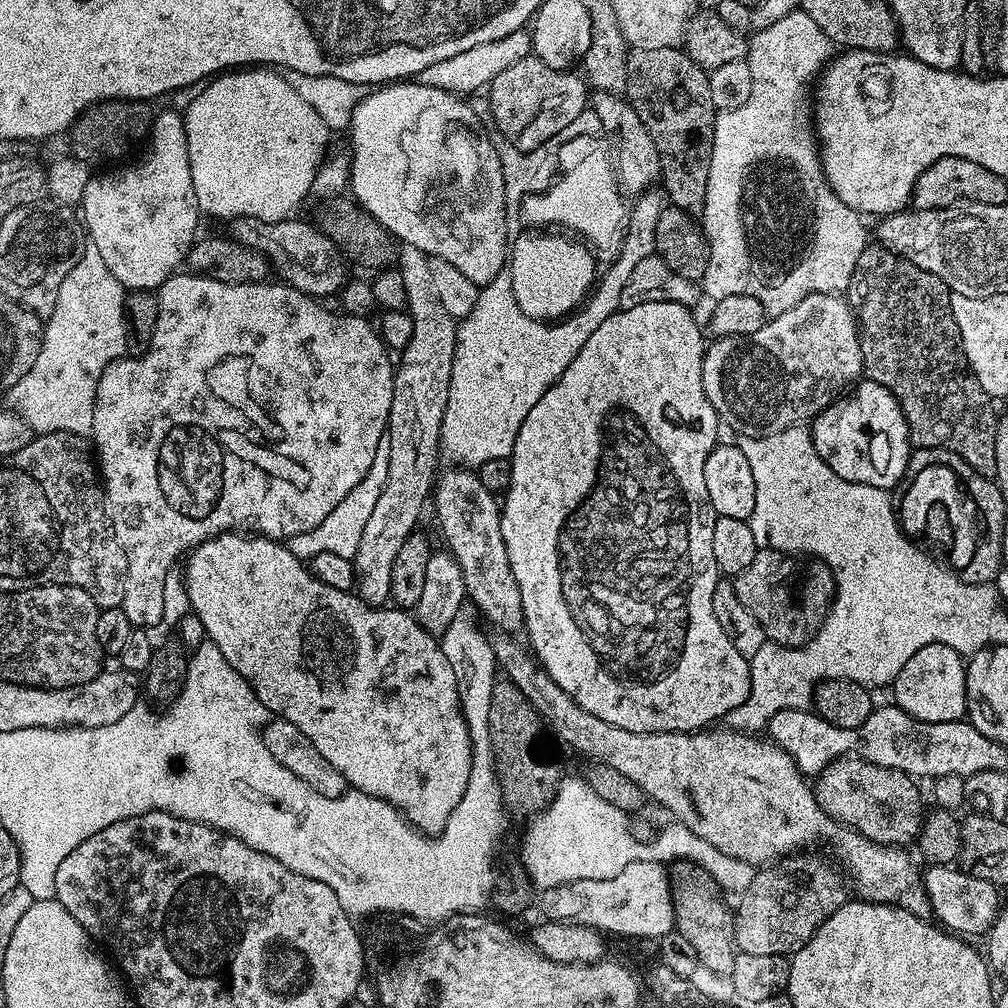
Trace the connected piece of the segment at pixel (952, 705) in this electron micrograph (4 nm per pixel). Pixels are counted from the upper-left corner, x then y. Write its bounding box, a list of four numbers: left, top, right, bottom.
[890,644,968,722]

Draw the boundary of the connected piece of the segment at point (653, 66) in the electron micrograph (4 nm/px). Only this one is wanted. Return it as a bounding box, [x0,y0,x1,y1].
[623,47,718,214]

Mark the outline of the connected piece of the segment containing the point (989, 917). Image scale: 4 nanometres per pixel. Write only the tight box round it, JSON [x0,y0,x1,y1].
[922,864,1002,938]

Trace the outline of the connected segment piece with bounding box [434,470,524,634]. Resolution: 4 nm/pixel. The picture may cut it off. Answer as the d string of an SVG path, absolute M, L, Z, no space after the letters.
M452 470L439 477L434 484L436 520L444 535L447 551L458 562L464 579L464 590L469 601L476 603L475 611L485 616L504 634L516 634L524 627L522 602L514 570L510 570L510 554L502 542L501 505L492 492L472 470Z

